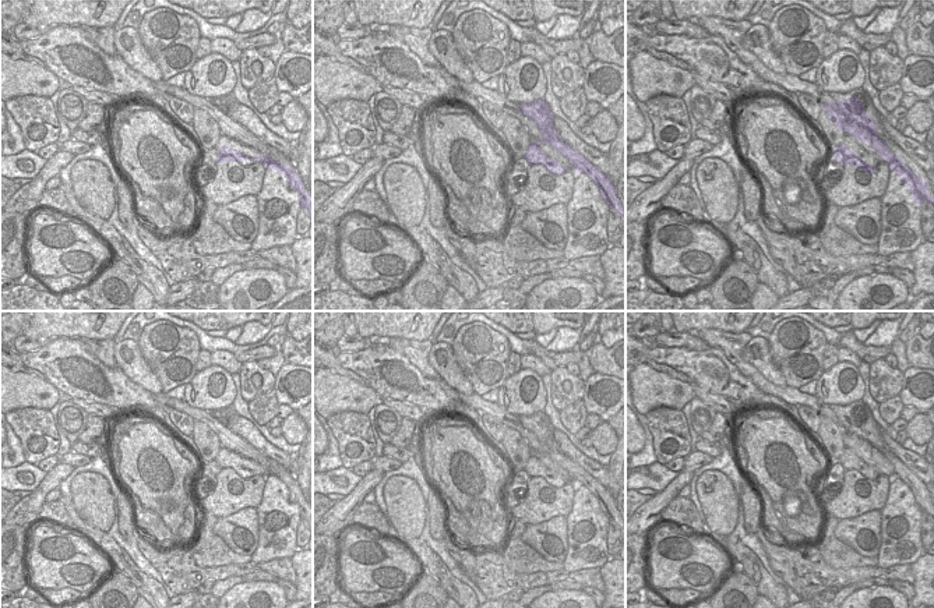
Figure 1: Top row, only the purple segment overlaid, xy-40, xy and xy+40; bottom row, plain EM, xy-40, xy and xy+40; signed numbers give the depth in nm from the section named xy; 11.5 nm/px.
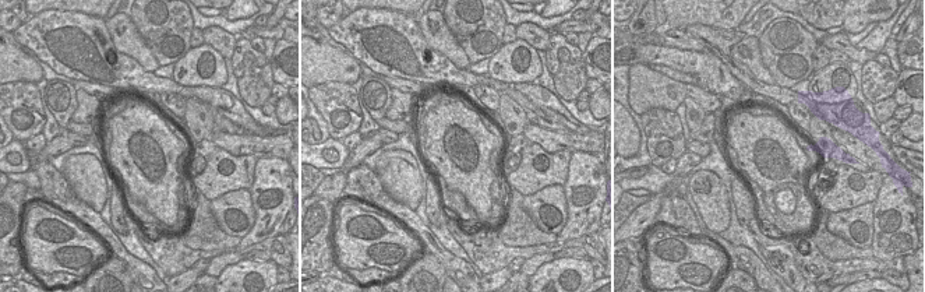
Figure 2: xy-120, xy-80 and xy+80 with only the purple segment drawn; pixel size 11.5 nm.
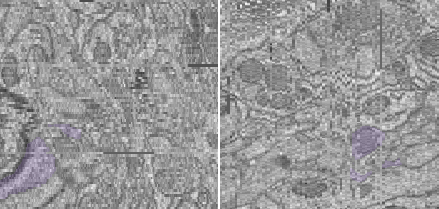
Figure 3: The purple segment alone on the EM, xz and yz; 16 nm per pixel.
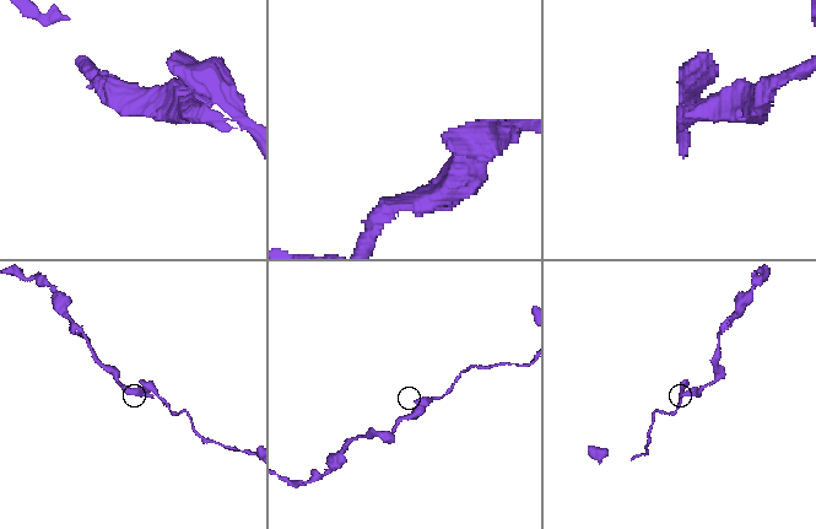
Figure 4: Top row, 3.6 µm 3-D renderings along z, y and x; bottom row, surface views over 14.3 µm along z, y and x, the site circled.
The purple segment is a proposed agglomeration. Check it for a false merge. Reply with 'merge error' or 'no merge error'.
no merge error

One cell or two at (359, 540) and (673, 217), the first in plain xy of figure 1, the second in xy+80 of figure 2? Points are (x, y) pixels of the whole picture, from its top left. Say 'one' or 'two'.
two

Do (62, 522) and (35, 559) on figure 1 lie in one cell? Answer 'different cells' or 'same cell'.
different cells

